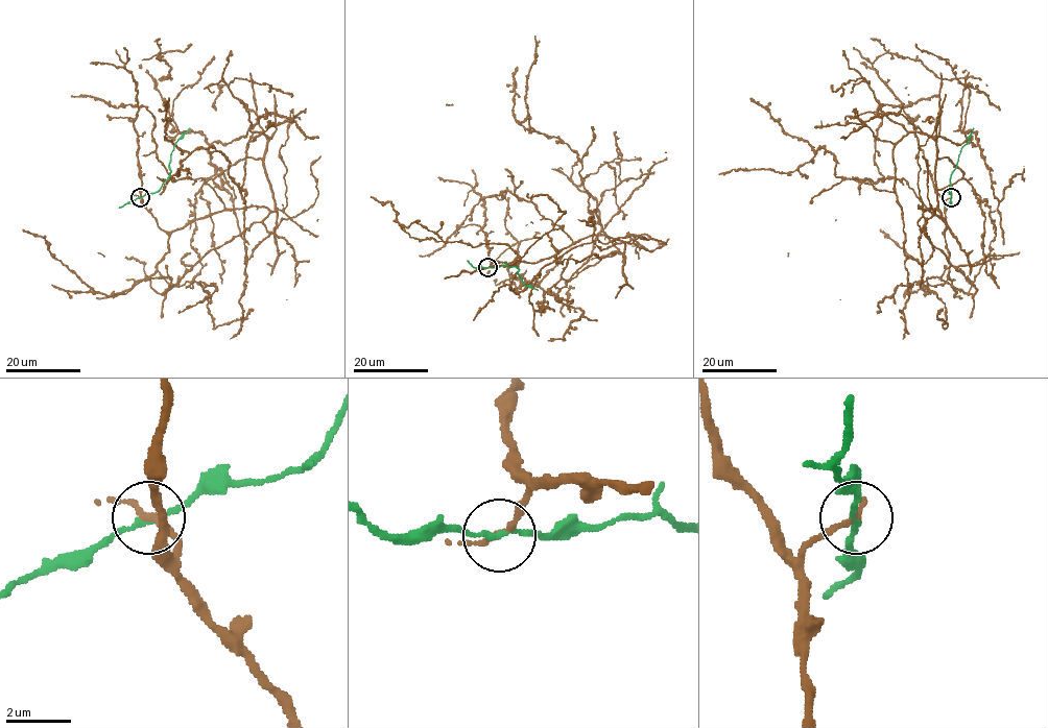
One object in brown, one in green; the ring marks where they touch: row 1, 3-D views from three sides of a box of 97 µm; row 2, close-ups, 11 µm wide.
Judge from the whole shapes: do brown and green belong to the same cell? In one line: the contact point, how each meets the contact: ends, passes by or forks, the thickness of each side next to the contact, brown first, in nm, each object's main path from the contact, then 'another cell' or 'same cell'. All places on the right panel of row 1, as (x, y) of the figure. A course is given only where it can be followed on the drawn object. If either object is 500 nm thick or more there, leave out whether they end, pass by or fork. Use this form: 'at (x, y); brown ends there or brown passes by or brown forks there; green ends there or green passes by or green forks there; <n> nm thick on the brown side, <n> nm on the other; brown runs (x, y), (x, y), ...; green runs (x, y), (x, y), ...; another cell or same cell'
at (951, 197); brown passes by; green passes by; 180 nm thick on the brown side, 150 nm on the other; brown runs (951, 197), (945, 232), (919, 208), (937, 203), (936, 143), (860, 121), (975, 145), (965, 78), (870, 39); green runs (951, 197), (950, 176), (973, 127); another cell

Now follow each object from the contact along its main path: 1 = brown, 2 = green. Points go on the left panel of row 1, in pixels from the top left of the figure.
1: (139, 197), (168, 232), (276, 210), (269, 139), (247, 143), (294, 122), (210, 145), (175, 129), (159, 39)
2: (139, 197), (157, 192), (168, 176), (173, 145), (189, 127)

